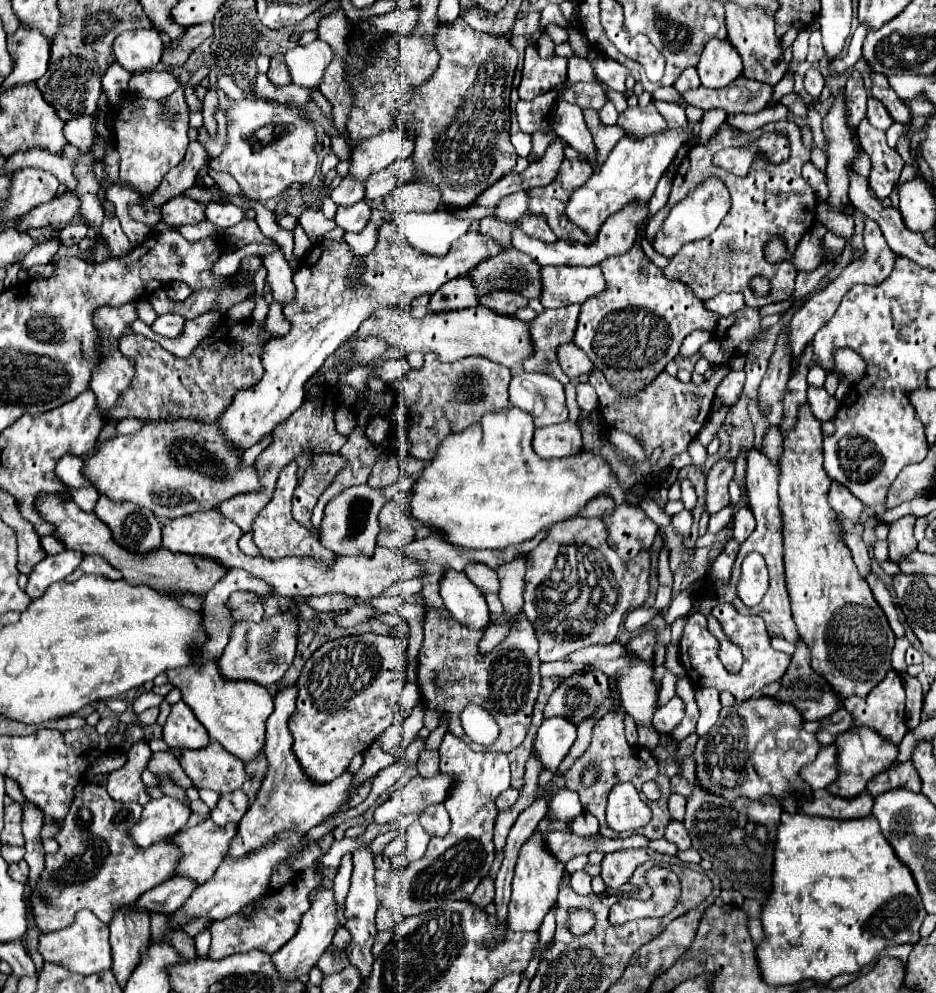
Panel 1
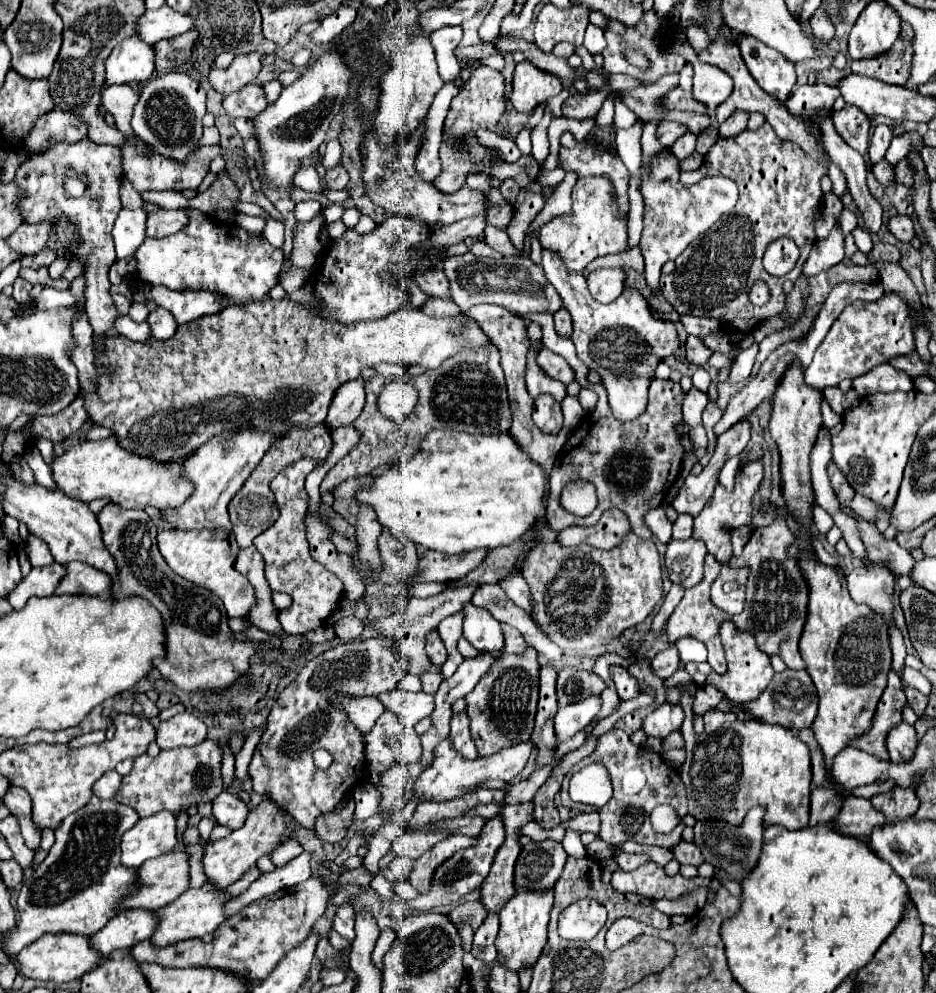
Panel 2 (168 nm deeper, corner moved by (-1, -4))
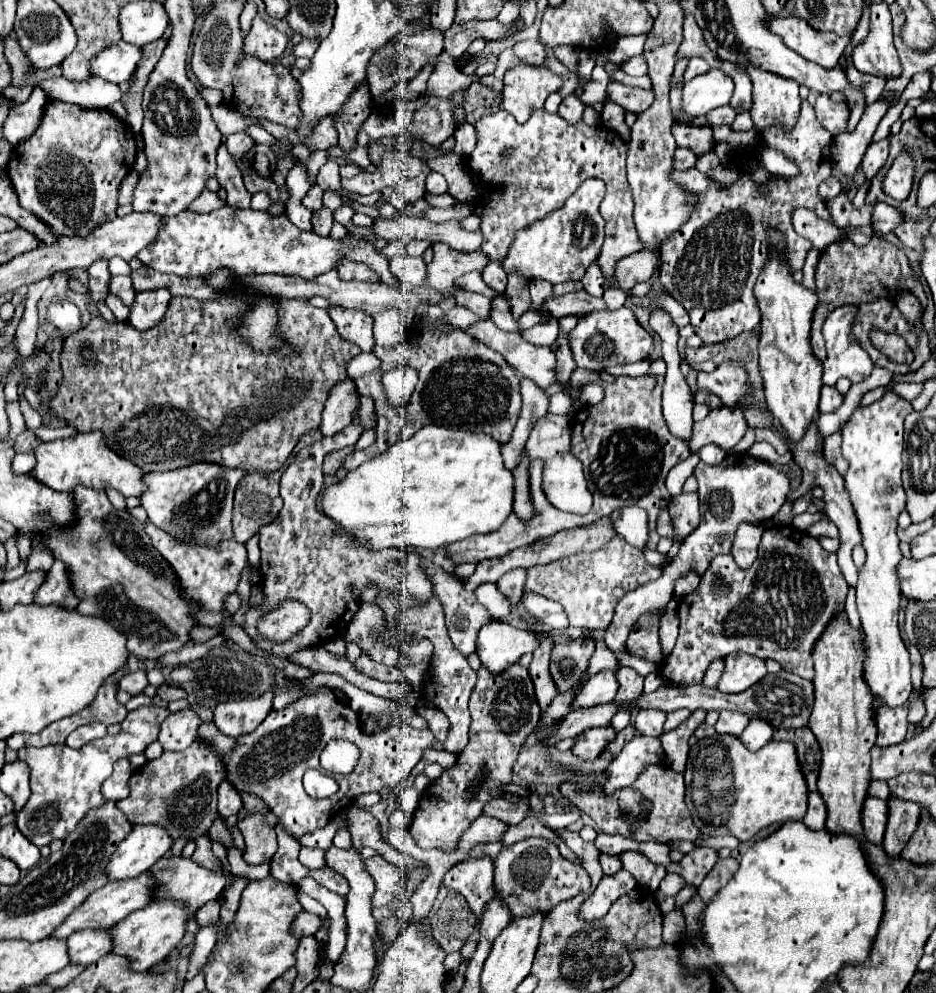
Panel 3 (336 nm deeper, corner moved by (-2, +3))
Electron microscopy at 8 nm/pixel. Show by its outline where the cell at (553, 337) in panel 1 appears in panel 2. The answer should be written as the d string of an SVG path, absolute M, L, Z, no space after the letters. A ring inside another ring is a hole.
M532 342L530 350L528 350L526 388L528 388L532 398L536 398L538 394L546 392L546 394L552 394L558 402L562 402L566 398L566 386L562 382L556 382L554 378L548 378L544 374L544 370L540 370L540 366L536 366L536 354L540 352L540 348L542 348L542 342Z

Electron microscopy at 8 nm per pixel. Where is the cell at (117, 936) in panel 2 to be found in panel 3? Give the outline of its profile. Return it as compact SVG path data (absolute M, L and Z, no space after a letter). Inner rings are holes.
M77 931L67 939L67 951L69 951L69 963L71 965L83 965L89 967L97 963L99 957L107 955L111 949L109 931Z

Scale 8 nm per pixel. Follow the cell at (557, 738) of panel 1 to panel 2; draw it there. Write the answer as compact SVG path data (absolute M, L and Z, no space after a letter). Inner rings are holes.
M592 696L584 702L572 704L572 706L564 706L558 710L556 718L554 718L554 728L556 728L556 738L558 742L566 742L570 740L576 732L584 730L586 724L598 714L602 702L598 696Z

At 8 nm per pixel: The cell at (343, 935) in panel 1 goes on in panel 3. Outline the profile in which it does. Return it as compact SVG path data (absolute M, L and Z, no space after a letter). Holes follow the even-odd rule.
M300 912L292 922L292 933L295 937L312 936L321 926L321 919L310 912Z

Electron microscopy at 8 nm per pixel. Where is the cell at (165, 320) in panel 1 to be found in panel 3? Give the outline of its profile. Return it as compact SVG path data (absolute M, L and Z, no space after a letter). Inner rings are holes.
M165 289L135 293L135 301L129 307L129 323L133 319L133 327L139 331L155 327L163 319L169 301L171 301L171 293Z

